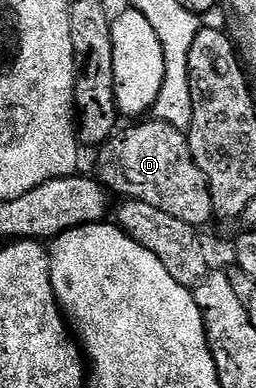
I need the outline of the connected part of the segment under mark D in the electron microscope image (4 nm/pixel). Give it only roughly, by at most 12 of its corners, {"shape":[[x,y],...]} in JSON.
{"shape":[[155,118],[99,149],[95,175],[178,222],[213,219],[187,135]]}

